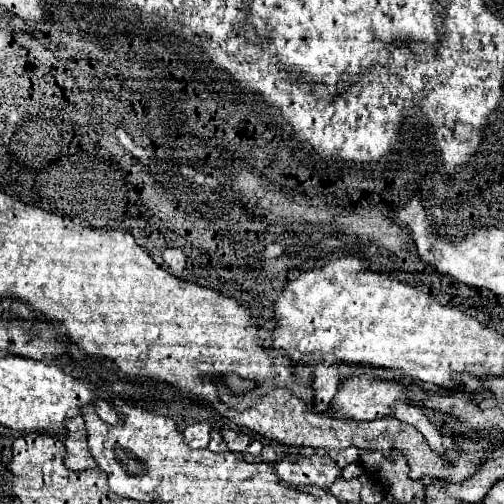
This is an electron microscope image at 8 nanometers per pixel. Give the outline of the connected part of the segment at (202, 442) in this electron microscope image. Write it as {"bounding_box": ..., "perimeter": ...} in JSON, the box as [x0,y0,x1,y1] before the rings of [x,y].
{"bounding_box":[184,423,210,449],"perimeter":[[[194,423],[184,429],[184,443],[192,449],[206,449],[210,441],[210,423]]]}

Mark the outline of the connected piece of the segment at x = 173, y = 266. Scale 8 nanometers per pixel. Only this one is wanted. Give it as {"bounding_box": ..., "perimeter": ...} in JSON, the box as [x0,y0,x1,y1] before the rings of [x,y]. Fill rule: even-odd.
{"bounding_box":[162,249,186,275],"perimeter":[[[164,249],[162,259],[164,259],[164,265],[168,267],[168,271],[170,271],[172,275],[182,273],[184,263],[186,263],[186,257],[184,257],[184,253],[182,253],[180,249]]]}

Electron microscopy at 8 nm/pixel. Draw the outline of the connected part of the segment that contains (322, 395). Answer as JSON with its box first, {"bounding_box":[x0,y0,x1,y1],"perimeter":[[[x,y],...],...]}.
{"bounding_box":[310,365,340,413],"perimeter":[[[316,365],[314,369],[314,381],[310,387],[314,389],[314,411],[326,413],[330,399],[336,395],[340,385],[340,373],[336,365]]]}

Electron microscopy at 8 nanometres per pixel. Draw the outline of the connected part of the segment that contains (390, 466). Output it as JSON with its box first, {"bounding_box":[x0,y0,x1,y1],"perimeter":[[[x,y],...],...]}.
{"bounding_box":[358,449,426,503],"perimeter":[[[360,449],[358,465],[362,471],[376,481],[384,495],[398,503],[412,503],[416,497],[424,499],[426,487],[420,479],[410,479],[408,477],[408,463],[400,451],[392,451],[390,457],[386,457],[382,451],[370,451],[370,449]]]}

